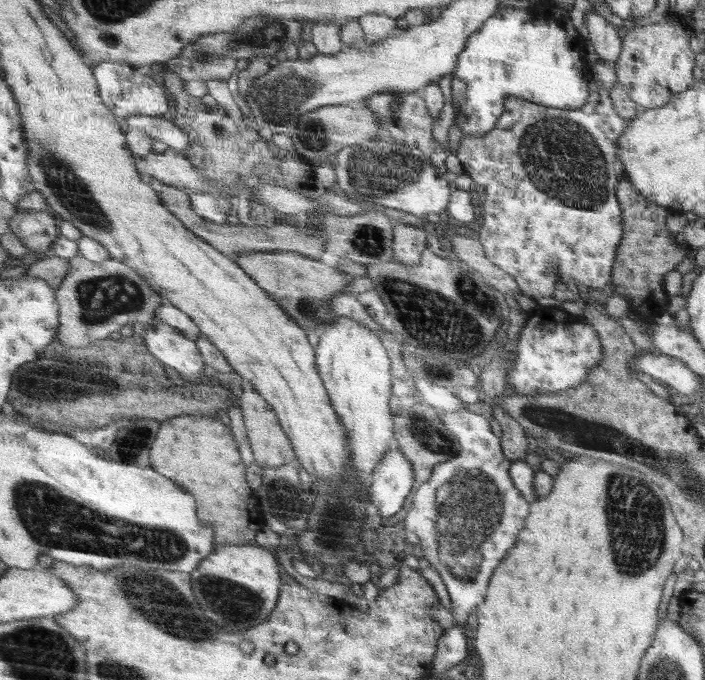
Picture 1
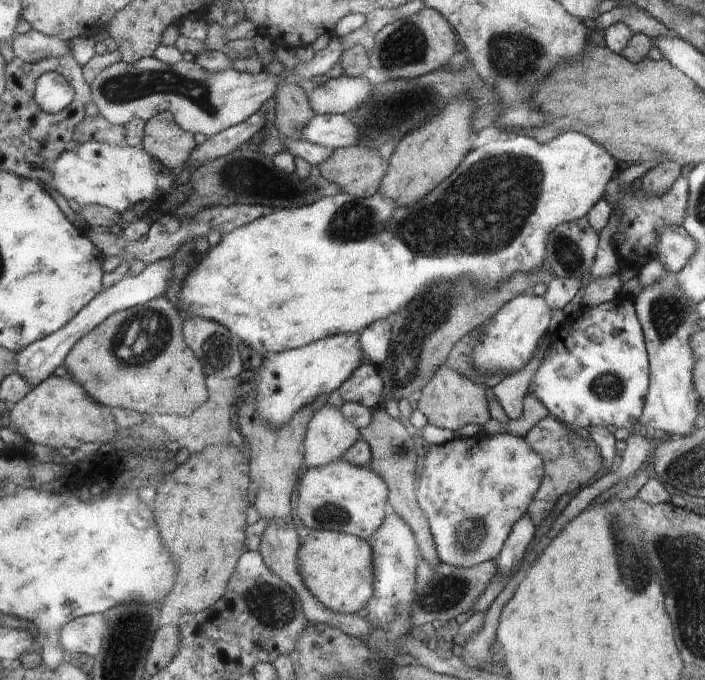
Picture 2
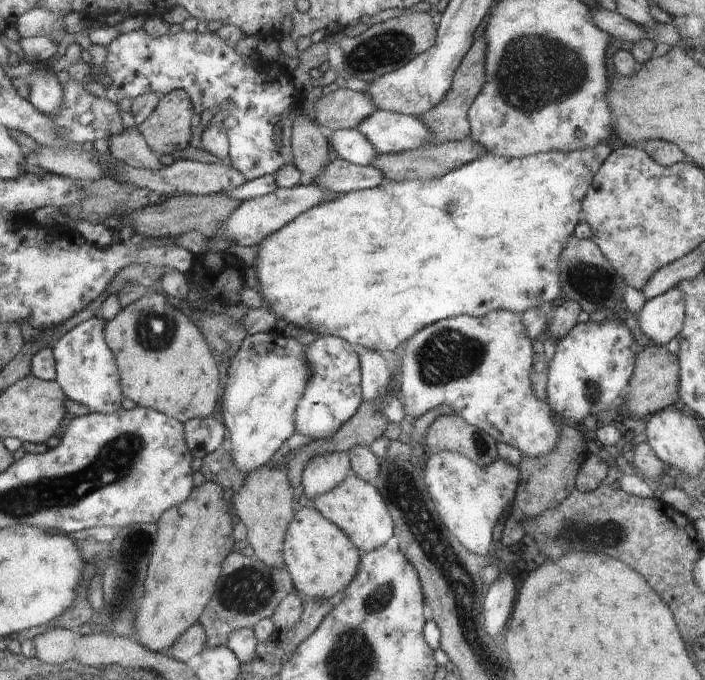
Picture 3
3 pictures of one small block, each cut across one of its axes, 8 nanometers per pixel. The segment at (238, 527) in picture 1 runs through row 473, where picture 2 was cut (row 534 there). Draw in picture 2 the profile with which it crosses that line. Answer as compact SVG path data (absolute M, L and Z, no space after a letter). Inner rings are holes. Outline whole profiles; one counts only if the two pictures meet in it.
M229 445L212 446L191 458L178 466L174 474L167 474L154 501L158 526L162 526L166 546L170 546L170 550L182 558L182 578L178 578L173 593L166 597L163 606L168 610L178 610L181 618L187 613L202 614L218 605L228 593L234 572L237 573L238 562L247 552L244 514L248 508L248 484L251 482L248 480L248 460L242 456L238 447Z

